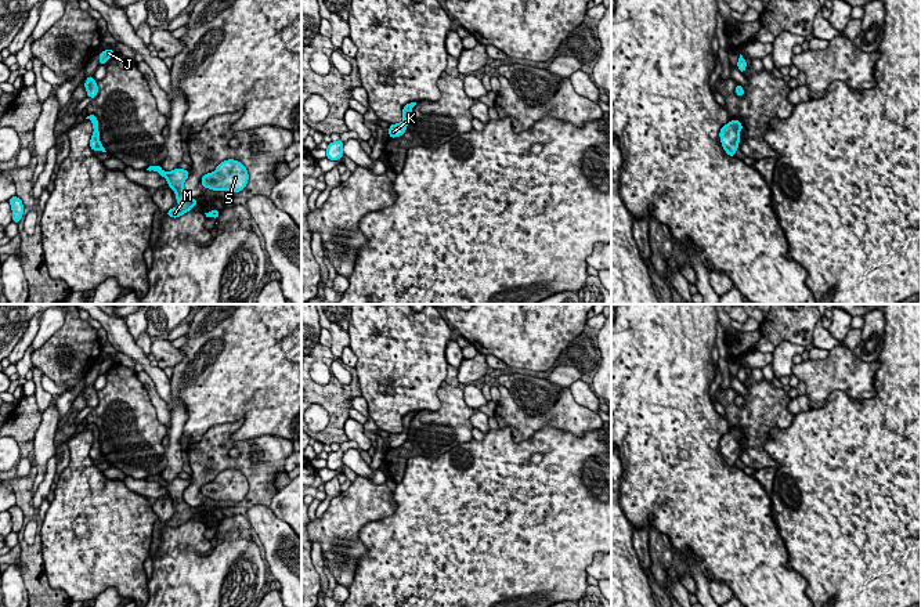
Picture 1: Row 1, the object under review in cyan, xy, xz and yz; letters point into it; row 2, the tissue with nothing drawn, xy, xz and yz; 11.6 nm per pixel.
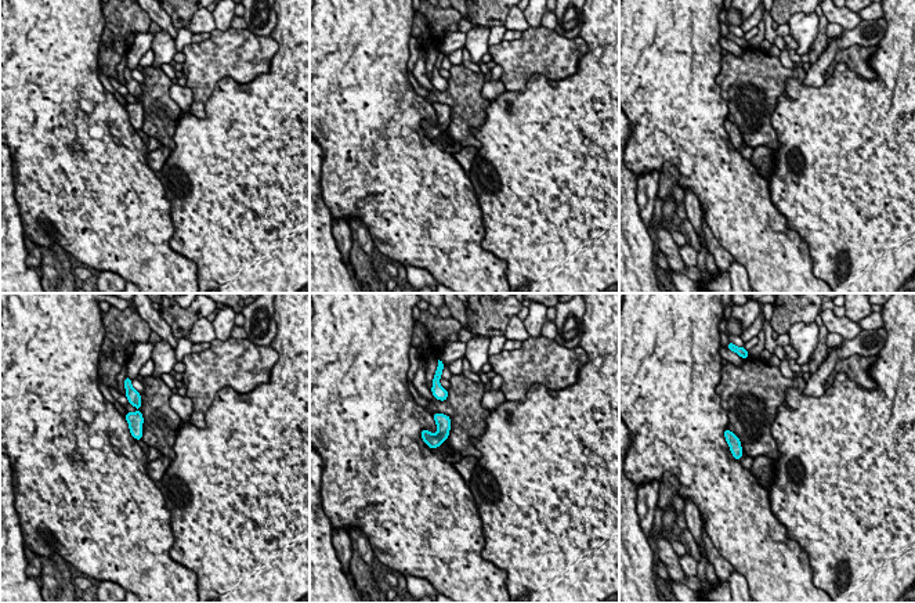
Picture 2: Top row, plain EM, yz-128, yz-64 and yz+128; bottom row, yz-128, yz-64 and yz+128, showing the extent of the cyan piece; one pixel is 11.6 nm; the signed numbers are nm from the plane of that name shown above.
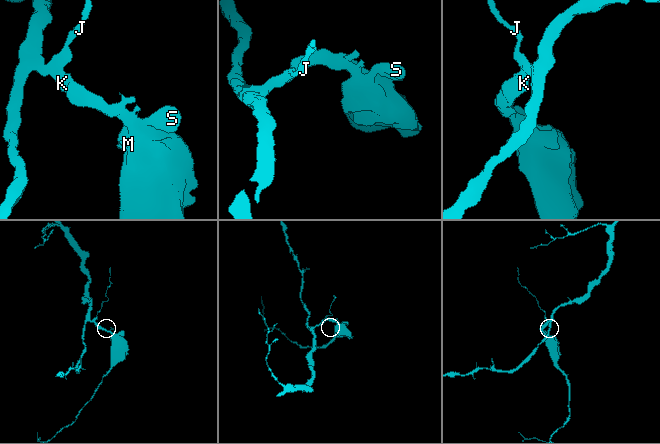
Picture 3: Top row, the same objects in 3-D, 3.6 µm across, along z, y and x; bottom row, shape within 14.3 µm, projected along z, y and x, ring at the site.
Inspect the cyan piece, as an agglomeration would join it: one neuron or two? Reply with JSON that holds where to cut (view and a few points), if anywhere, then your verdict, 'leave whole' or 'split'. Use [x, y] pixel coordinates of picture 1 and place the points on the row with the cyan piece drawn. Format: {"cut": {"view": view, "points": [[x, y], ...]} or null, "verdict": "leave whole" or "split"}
{"cut": null, "verdict": "leave whole"}

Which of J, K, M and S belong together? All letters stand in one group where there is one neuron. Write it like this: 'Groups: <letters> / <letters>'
Groups: J K M S

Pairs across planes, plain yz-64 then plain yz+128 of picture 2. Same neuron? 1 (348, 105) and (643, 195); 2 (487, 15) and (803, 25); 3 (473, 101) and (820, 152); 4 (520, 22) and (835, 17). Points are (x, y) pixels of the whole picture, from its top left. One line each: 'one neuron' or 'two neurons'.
1: two neurons
2: two neurons
3: two neurons
4: one neuron

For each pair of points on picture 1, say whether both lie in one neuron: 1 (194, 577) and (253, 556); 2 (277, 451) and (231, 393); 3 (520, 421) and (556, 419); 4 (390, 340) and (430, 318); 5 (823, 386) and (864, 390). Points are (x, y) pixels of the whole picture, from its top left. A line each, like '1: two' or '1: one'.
1: one
2: two
3: one
4: one
5: one

